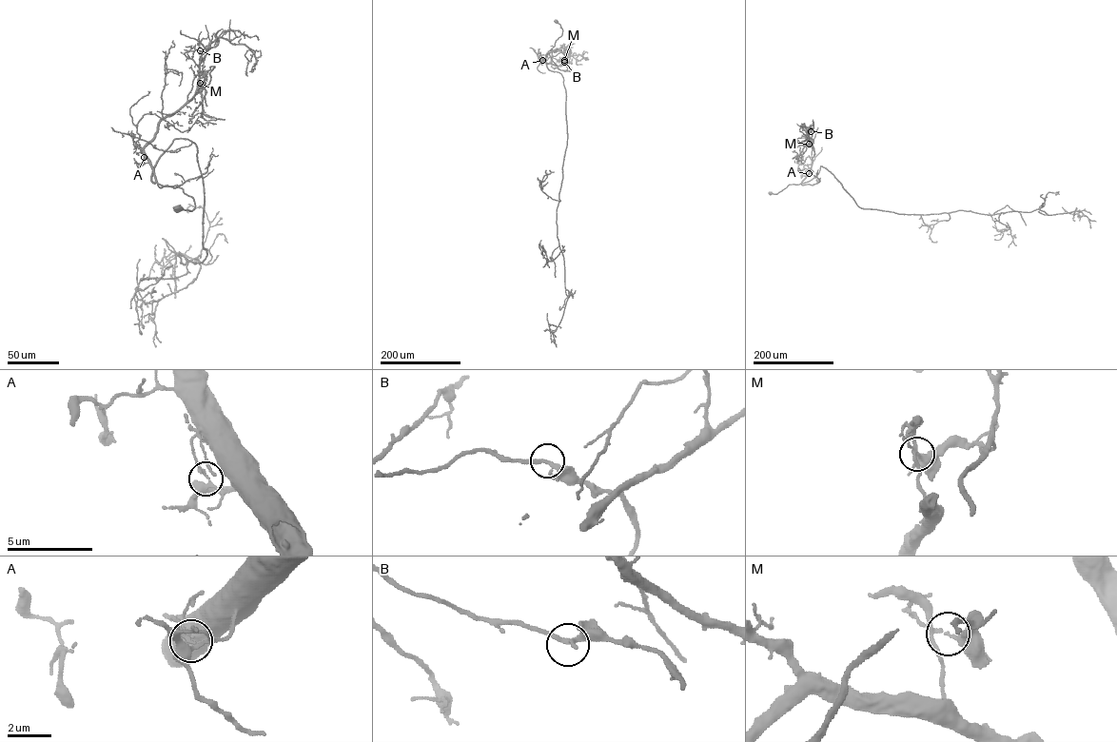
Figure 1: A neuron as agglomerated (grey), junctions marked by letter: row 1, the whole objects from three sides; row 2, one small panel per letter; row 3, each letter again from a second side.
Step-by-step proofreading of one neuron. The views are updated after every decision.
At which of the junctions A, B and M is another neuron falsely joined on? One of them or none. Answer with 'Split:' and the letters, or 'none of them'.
Split: M

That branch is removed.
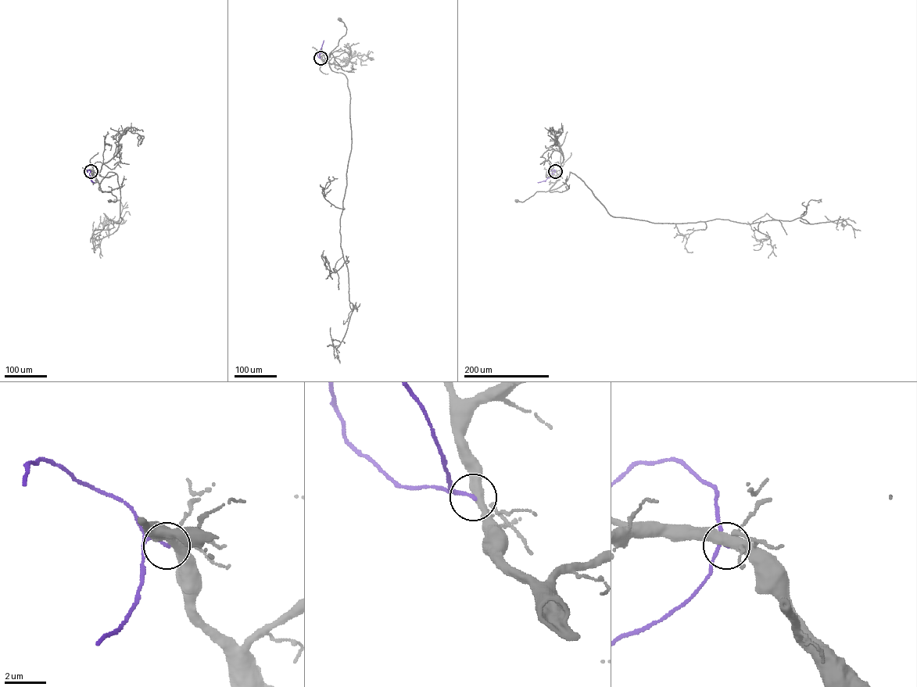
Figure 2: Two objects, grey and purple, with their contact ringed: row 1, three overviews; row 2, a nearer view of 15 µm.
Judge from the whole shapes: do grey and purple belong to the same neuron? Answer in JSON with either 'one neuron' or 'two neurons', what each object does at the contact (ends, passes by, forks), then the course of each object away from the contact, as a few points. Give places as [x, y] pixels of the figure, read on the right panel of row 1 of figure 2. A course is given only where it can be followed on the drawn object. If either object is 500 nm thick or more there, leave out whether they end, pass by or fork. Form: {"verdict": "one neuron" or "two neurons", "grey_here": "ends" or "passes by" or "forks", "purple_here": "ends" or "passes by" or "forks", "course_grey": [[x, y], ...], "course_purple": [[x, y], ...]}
{"verdict": "two neurons", "grey_here": "forks", "purple_here": "ends", "course_grey": [[555, 171], [558, 177], [548, 191], [537, 191], [523, 202], [516, 201]], "course_purple": [[555, 171], [545, 180], [537, 182]]}

